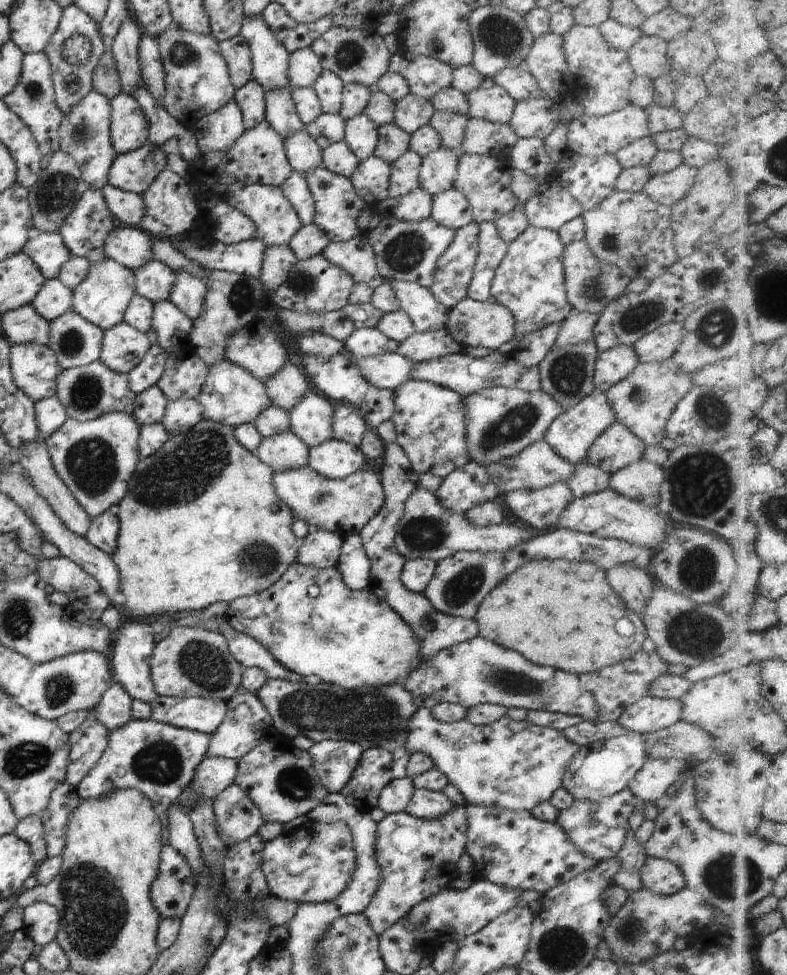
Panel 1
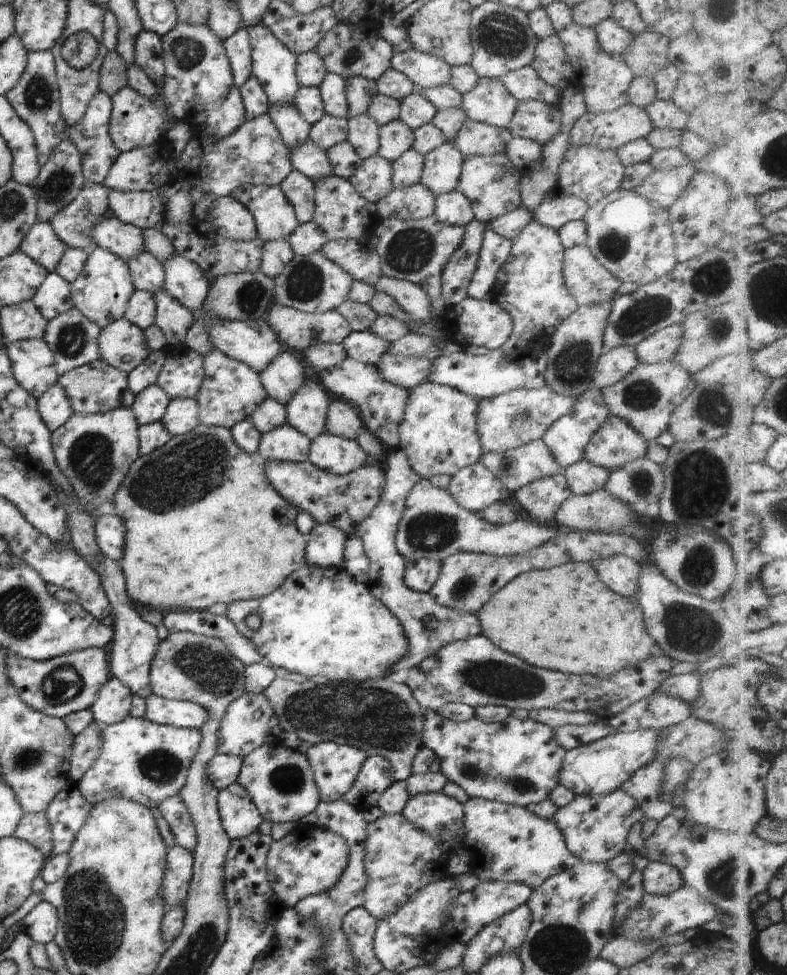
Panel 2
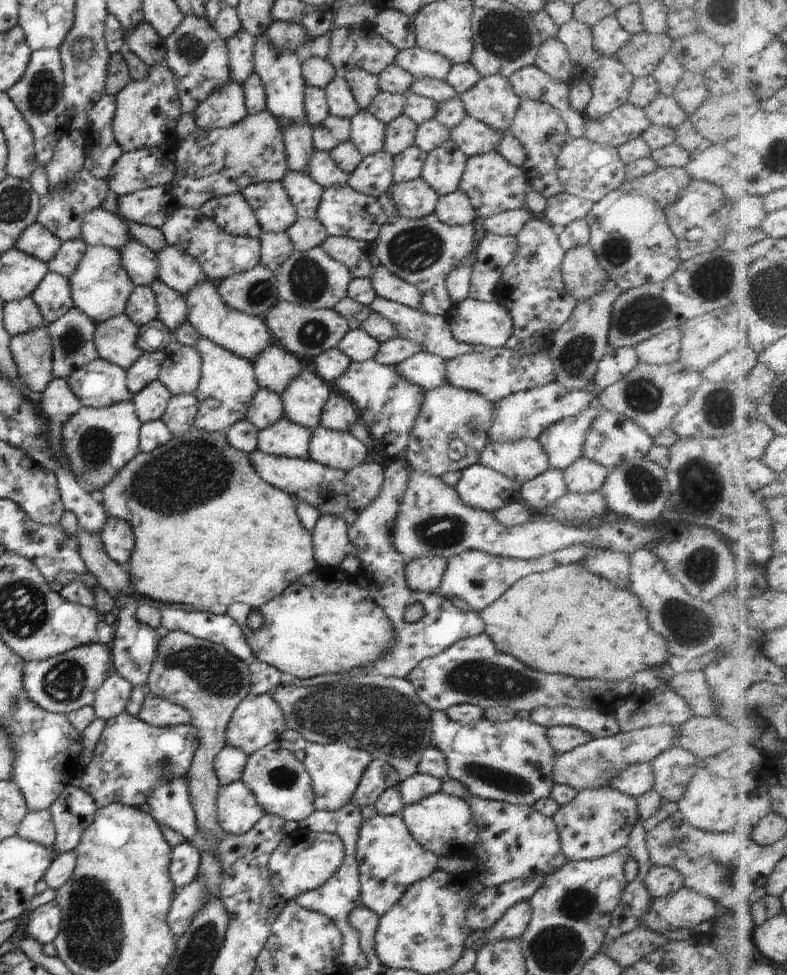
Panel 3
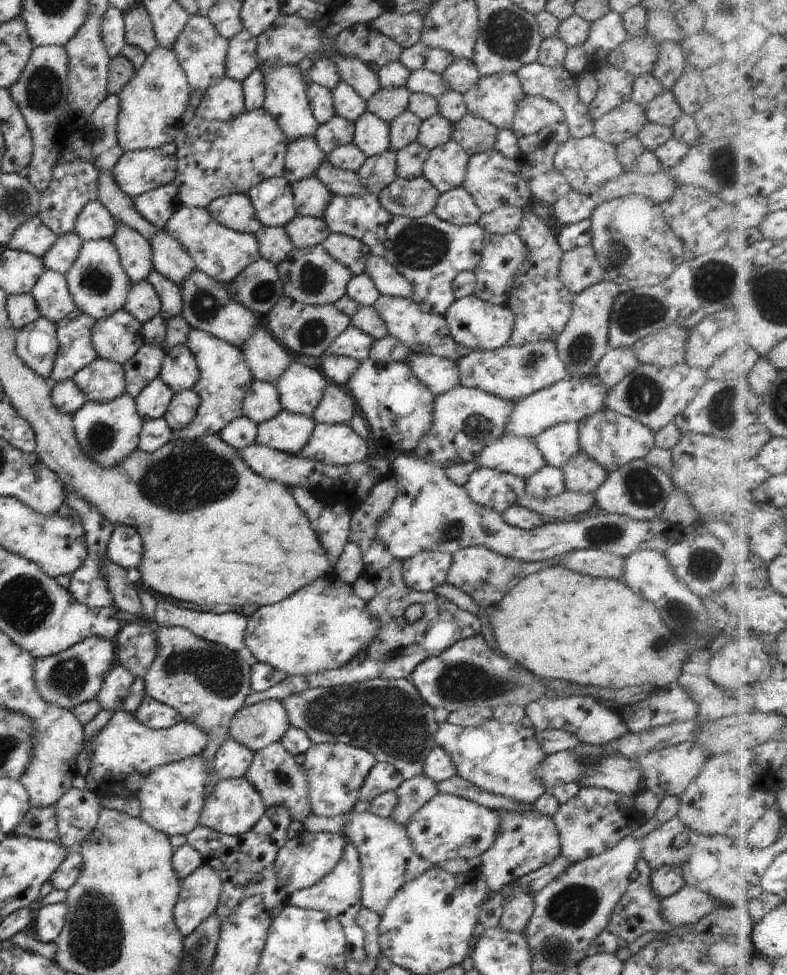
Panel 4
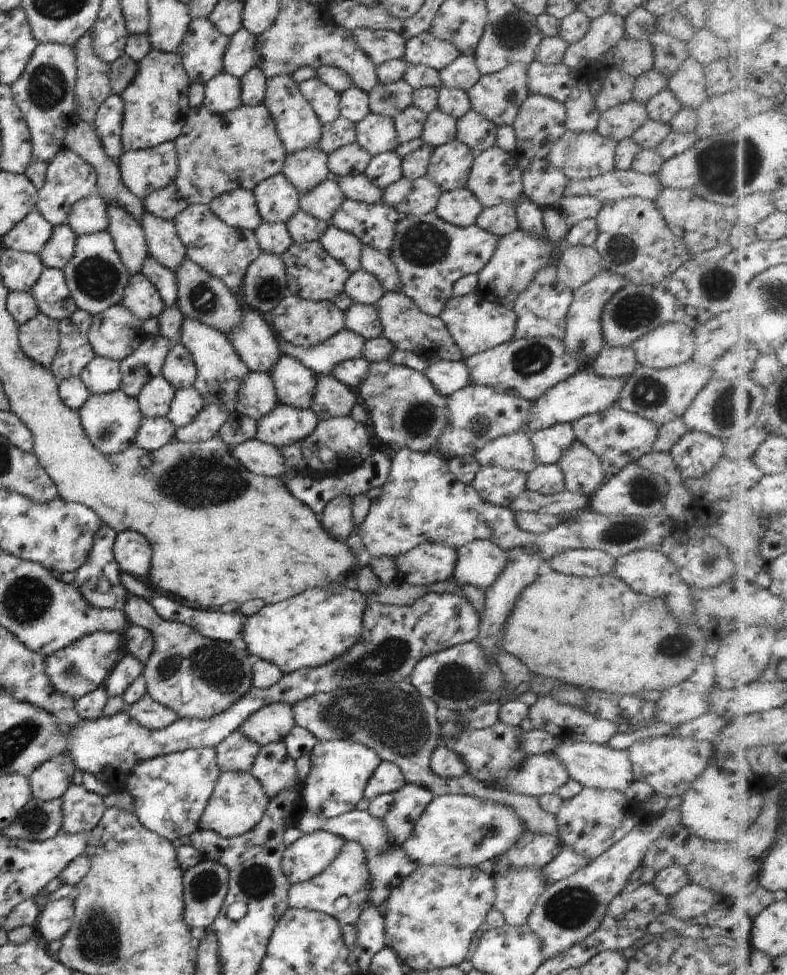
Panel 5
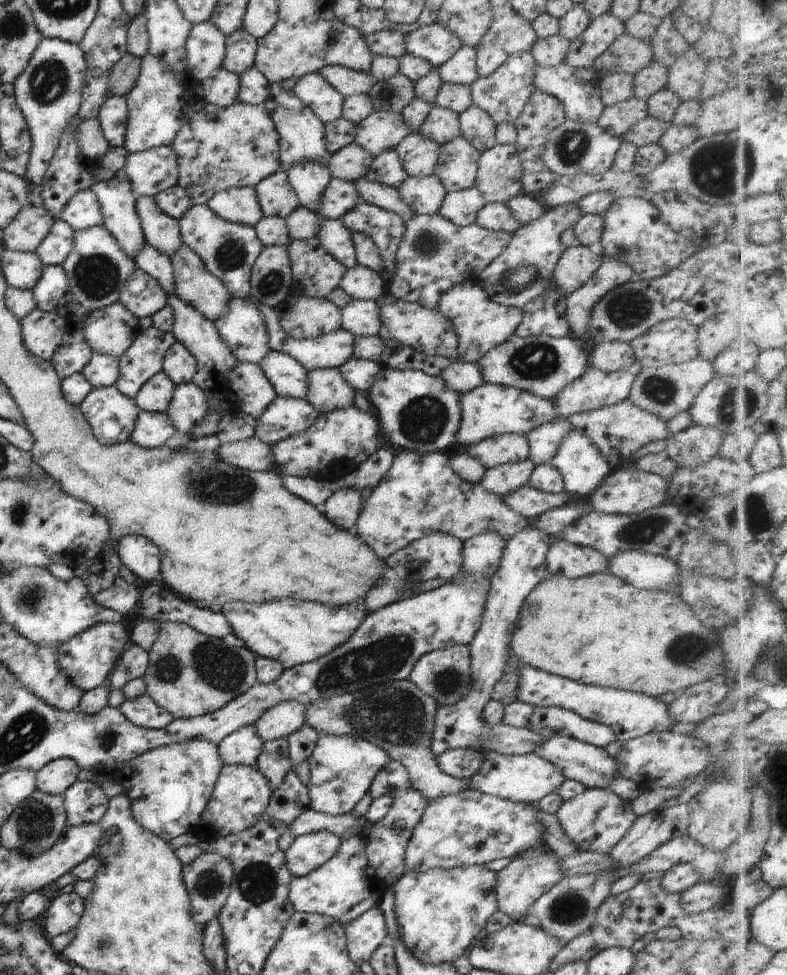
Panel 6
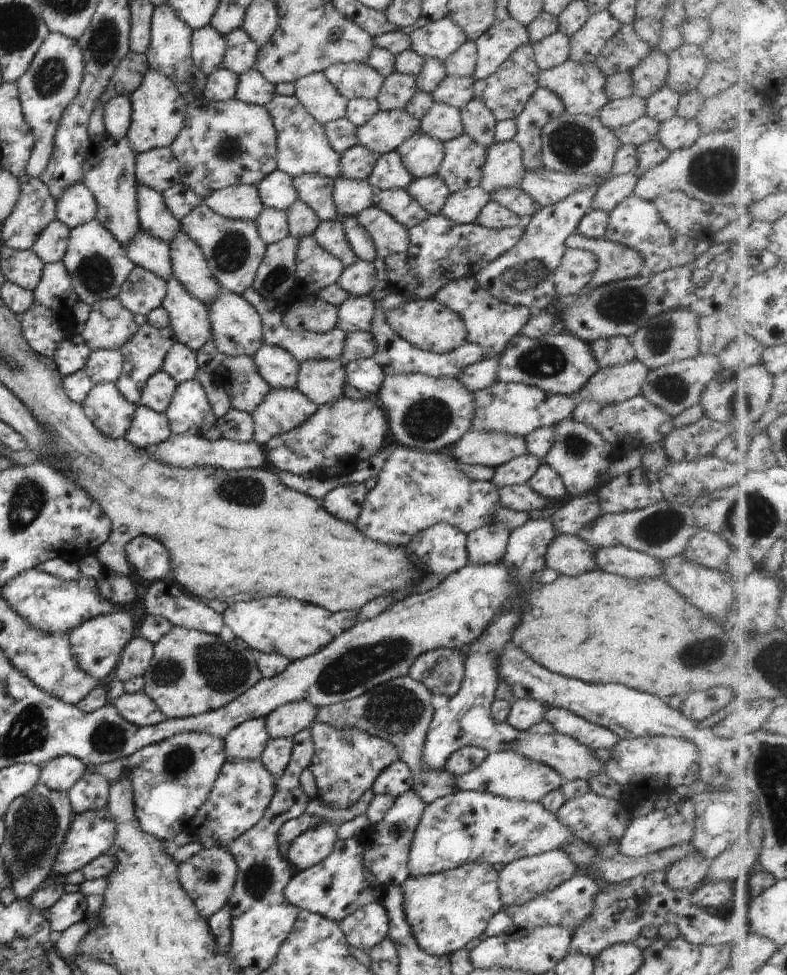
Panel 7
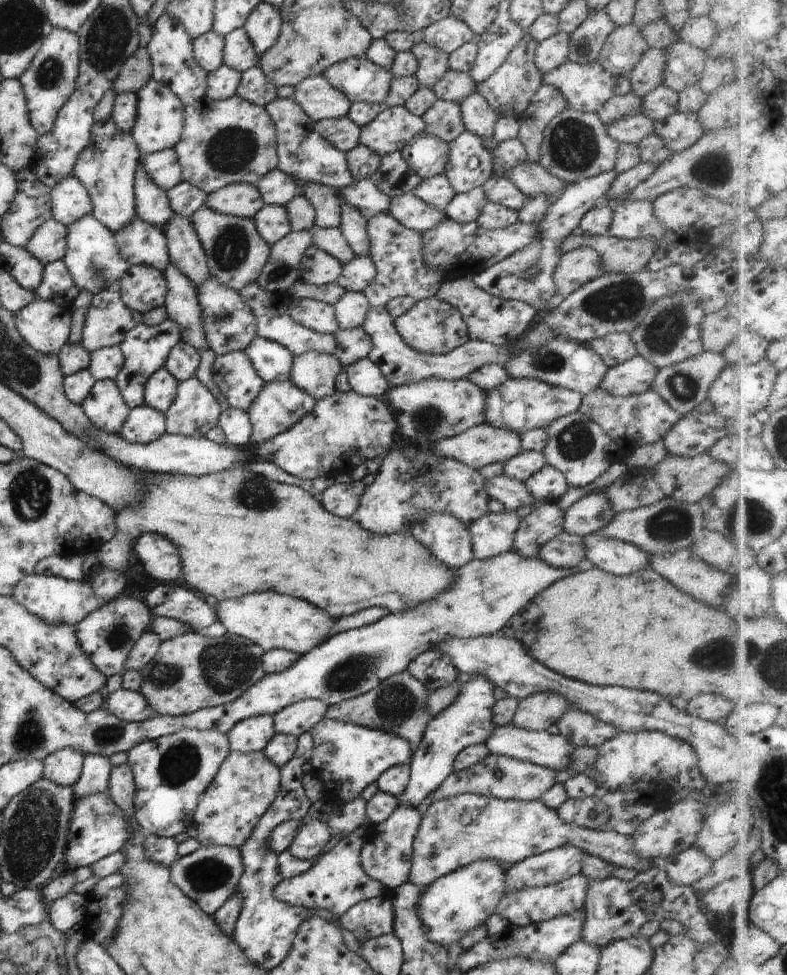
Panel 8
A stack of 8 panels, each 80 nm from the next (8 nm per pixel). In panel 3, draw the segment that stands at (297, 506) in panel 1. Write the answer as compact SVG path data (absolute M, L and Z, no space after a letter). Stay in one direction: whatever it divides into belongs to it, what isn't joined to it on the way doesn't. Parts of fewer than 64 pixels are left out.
M255 449L247 455L258 475L266 483L277 487L296 501L312 506L321 517L331 515L343 519L348 528L358 516L381 494L384 468L380 464L363 463L348 471L338 471L318 462L297 457L278 457Z

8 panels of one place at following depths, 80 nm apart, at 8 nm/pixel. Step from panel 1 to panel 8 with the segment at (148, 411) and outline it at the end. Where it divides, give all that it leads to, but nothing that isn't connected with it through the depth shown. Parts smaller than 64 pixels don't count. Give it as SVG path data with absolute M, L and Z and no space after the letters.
M164 367L158 369L144 387L144 402L164 414L175 399L179 382Z

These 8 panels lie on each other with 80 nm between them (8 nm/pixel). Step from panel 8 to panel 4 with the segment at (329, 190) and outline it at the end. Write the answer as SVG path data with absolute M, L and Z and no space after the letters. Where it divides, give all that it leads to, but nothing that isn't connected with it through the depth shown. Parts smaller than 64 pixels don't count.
M298 138L287 144L283 178L292 184L304 178L316 178L316 168L324 164L327 155L313 138Z

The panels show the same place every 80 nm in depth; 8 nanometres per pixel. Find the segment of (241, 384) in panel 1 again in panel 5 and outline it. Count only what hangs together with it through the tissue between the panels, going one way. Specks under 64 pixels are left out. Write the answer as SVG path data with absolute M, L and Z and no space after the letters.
M182 316L182 328L180 328L180 340L178 342L189 351L195 363L197 376L193 388L200 392L204 406L202 406L202 410L194 422L184 426L184 428L176 429L175 438L181 442L206 441L217 437L228 416L238 414L234 406L236 390L238 390L237 384L242 382L242 378L248 374L248 368L238 358L238 354L234 352L234 348L228 342L226 335L210 328L210 326L204 326L202 322L198 322L194 318Z

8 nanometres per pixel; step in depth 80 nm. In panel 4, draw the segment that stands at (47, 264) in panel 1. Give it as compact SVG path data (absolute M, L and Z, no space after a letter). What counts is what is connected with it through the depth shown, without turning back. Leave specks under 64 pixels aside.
M32 216L12 234L12 240L6 244L6 248L43 258L54 242L56 242L54 232L48 226L43 226L38 216Z

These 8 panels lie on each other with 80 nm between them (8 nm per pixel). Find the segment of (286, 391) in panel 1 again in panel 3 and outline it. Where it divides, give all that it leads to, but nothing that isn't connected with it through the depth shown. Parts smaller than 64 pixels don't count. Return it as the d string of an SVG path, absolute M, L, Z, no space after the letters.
M276 342L267 347L252 364L259 387L280 396L302 370L296 356Z

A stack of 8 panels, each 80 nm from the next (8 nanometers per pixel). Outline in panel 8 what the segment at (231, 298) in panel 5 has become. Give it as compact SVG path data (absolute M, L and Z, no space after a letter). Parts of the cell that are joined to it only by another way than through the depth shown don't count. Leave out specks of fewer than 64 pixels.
M172 215L165 226L170 262L199 287L211 277L206 255L189 218Z

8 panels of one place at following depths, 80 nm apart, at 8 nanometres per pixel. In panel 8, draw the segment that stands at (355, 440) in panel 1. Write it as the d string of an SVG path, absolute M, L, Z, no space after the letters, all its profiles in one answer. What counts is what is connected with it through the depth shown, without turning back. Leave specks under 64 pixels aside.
M308 351L293 358L291 381L318 402L336 392L336 377L343 370L334 355Z

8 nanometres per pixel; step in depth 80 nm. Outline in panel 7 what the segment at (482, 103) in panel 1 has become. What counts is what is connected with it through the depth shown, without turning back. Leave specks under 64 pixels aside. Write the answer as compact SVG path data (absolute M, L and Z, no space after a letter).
M531 42L519 46L514 52L499 66L499 70L488 78L475 79L473 82L473 93L476 99L481 100L486 108L494 115L498 121L508 119L514 120L518 114L527 106L537 85L539 66L535 61L535 52Z

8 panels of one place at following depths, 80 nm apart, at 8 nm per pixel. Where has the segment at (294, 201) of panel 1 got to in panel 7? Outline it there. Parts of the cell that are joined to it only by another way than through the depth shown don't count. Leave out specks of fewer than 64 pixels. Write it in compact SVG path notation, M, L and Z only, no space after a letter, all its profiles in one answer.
M340 176L333 182L333 191L331 197L334 208L336 209L337 214L340 215L338 216L339 219L342 218L342 215L352 217L357 215L359 212L362 212L362 210L365 208L374 205L372 186L367 179L355 181Z

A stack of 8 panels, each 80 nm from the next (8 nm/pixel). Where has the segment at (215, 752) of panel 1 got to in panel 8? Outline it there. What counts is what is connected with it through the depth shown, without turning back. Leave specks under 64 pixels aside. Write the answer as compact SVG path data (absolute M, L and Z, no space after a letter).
M306 699L285 706L273 714L274 732L299 737L325 718L328 708L321 700Z

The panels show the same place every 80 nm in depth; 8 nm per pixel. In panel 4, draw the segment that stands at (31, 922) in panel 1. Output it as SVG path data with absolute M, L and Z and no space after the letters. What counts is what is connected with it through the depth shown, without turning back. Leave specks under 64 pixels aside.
M66 902L41 906L34 912L36 936L42 943L55 943L66 926L68 906Z

